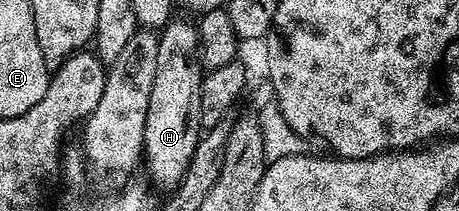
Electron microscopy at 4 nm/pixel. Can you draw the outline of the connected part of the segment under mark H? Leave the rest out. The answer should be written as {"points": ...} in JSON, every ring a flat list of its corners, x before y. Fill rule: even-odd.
{"points":[[177,16,170,20,157,39,159,56,155,60,155,84,151,84,151,104,147,104,147,128,143,132,144,165,149,165,152,185,166,192,172,191,183,180,197,140,203,133,199,108,203,77,201,41,196,25,185,18]]}

